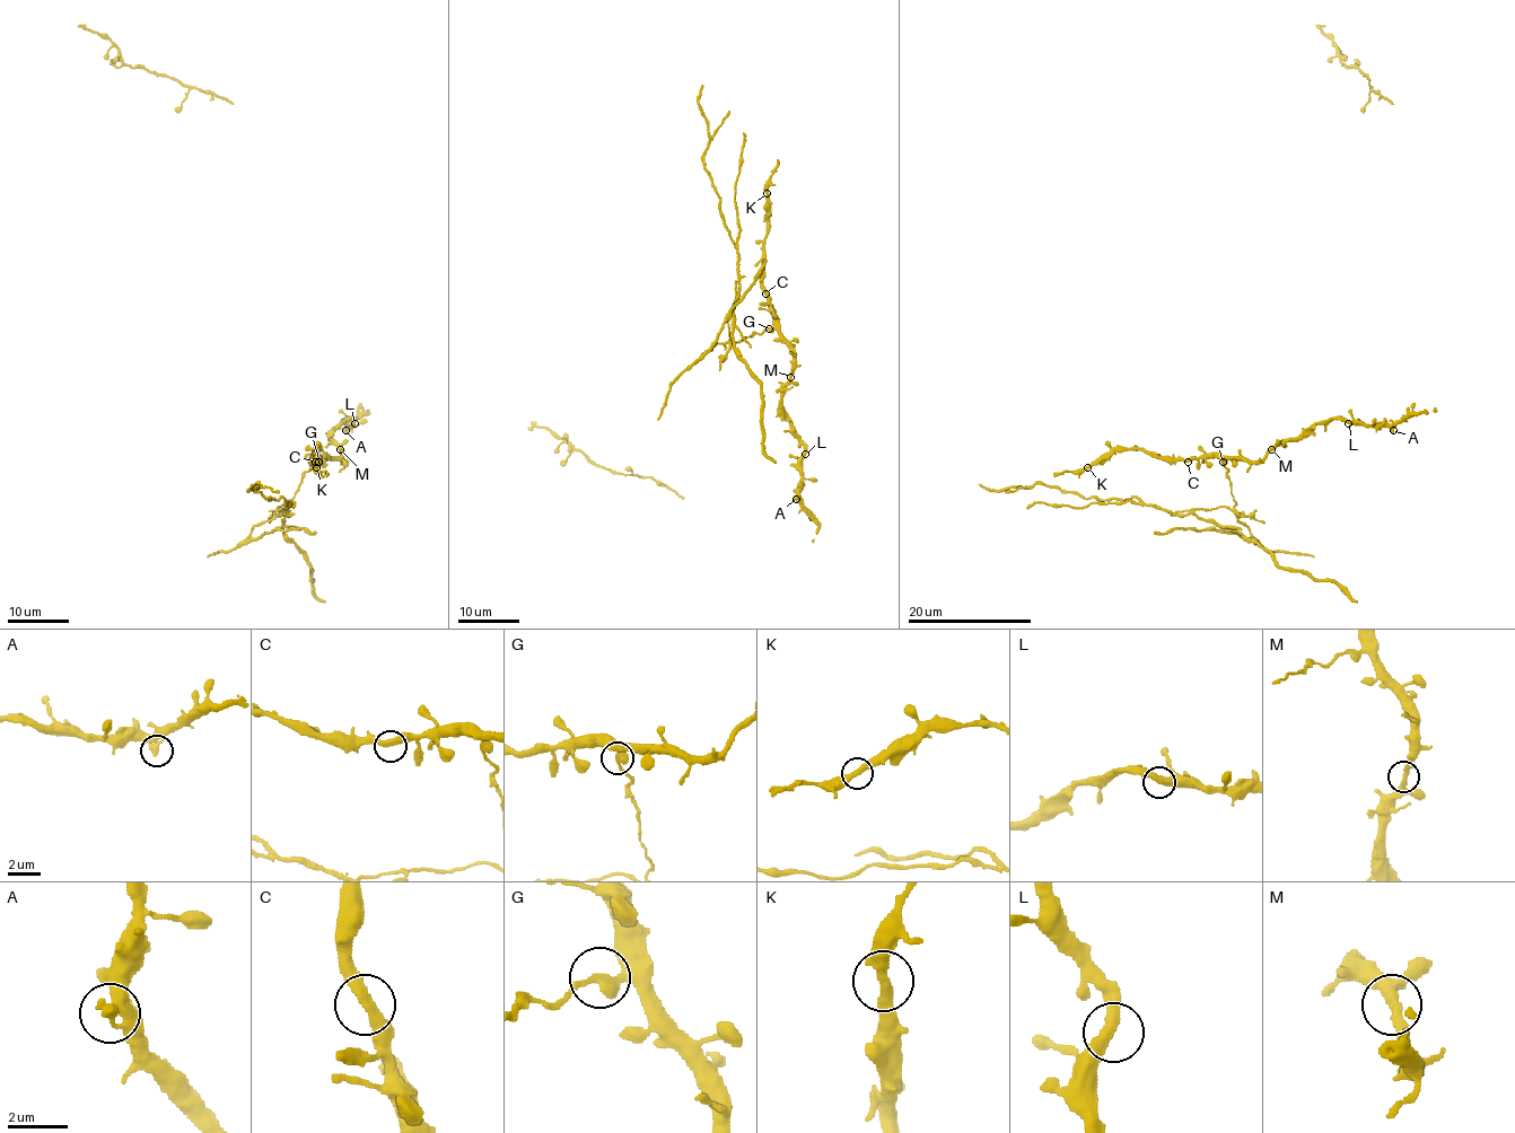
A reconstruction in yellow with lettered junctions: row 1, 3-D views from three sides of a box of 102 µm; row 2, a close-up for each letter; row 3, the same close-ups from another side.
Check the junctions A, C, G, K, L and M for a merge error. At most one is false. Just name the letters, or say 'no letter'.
G

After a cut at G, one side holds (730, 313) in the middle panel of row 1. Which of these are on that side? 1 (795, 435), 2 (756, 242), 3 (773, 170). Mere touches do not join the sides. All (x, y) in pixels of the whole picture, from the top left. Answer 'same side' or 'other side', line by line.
1: other side
2: other side
3: other side

